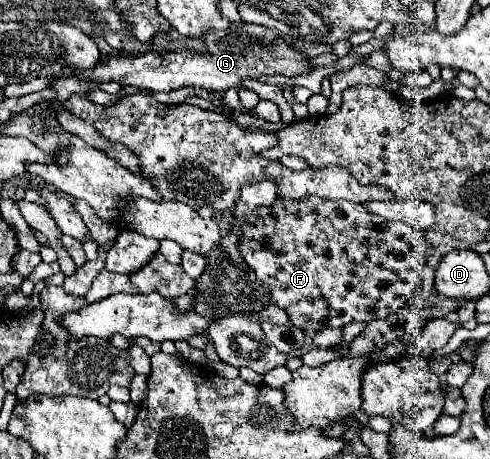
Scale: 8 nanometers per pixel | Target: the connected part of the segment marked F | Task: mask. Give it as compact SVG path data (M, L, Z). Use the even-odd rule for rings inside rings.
M309 196L305 200L281 200L281 198L277 198L271 208L259 208L257 212L245 216L243 240L241 240L241 256L255 270L257 278L263 282L265 290L271 294L271 300L279 308L283 308L289 314L291 322L295 326L299 326L307 336L313 336L321 328L343 328L349 322L371 322L375 318L387 318L389 314L403 308L409 302L409 298L415 294L415 290L421 286L421 268L427 262L427 250L429 250L429 246L425 242L423 232L417 232L411 226L401 224L401 222L391 222L391 220L385 220L381 216L371 216L369 212L365 212L365 206L361 206L361 204L345 202L345 200L325 200L319 196Z

